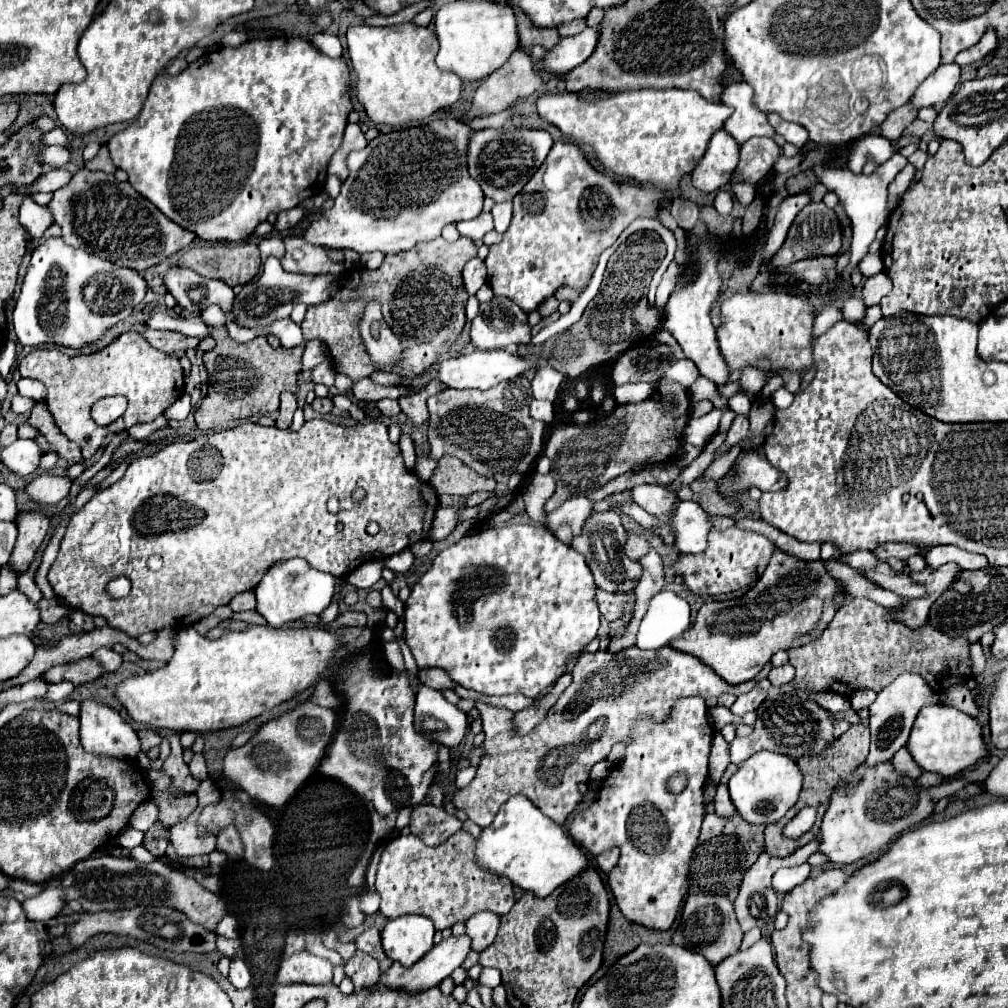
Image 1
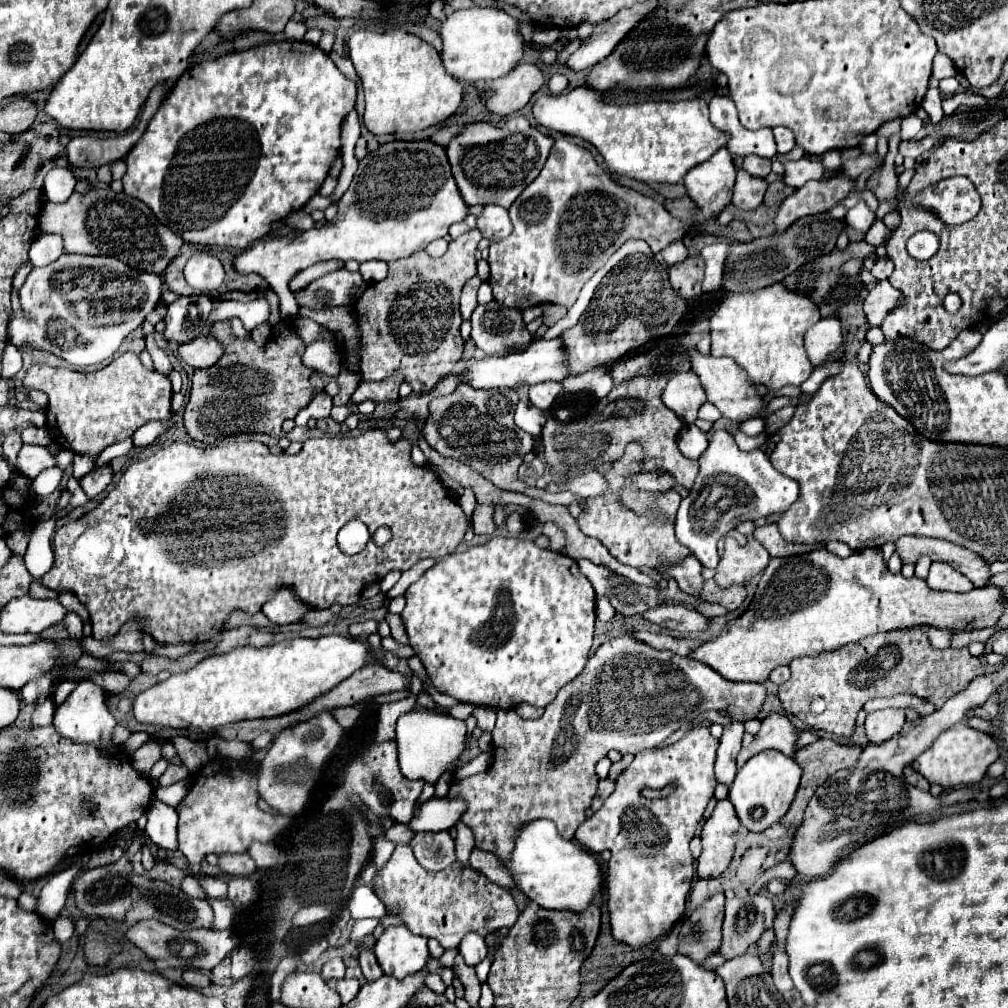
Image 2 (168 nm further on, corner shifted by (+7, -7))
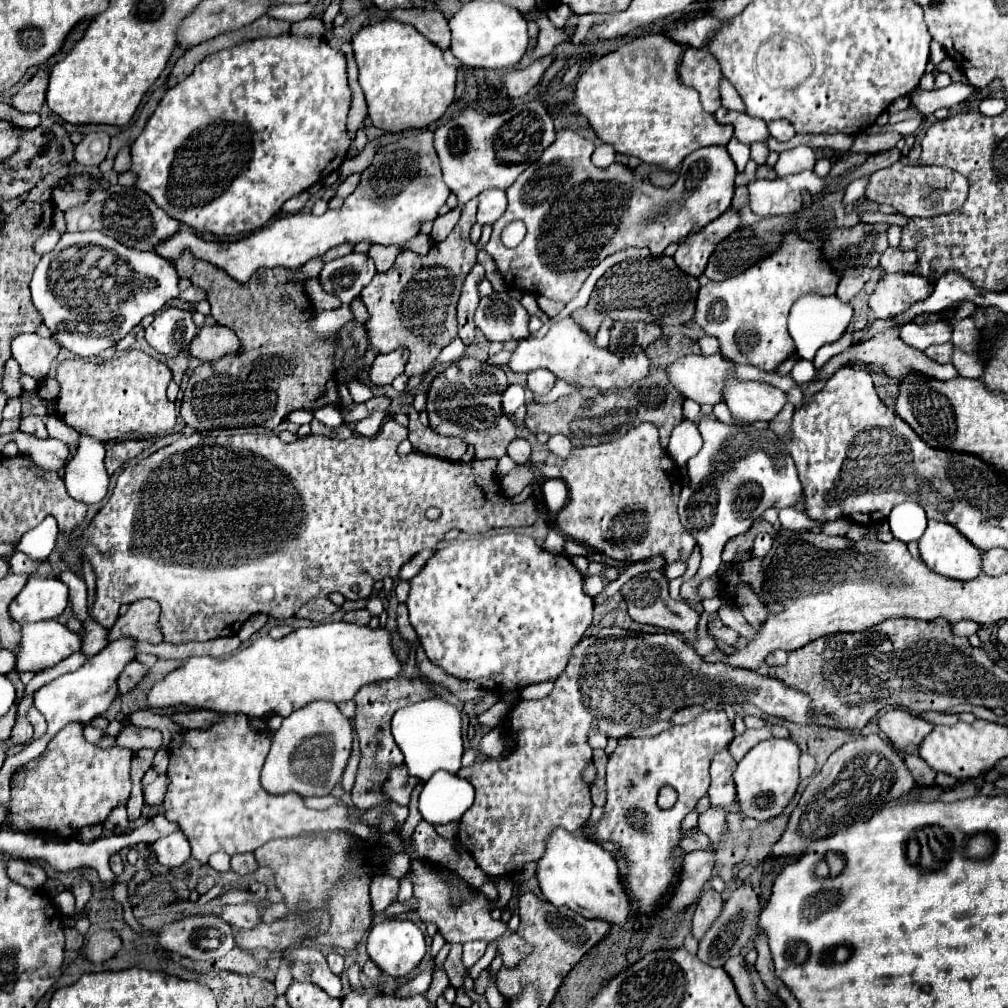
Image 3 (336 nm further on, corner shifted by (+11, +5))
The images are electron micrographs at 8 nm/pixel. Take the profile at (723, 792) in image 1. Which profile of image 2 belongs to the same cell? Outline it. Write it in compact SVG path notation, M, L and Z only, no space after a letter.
M729 799L717 801L711 817L705 821L701 831L703 851L697 859L699 877L717 877L721 875L731 857L733 857L733 839L731 835L741 827L735 809Z

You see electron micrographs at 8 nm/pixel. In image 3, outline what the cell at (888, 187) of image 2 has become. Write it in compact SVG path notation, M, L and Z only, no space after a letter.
M897 161L895 165L875 171L871 175L871 183L865 191L865 197L875 203L893 205L899 213L907 217L935 217L941 213L953 213L961 209L967 199L969 181L953 169L947 167L923 167L909 165L905 161Z

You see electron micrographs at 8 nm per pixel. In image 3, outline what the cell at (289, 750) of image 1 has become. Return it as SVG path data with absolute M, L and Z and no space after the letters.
M313 701L285 717L281 729L275 731L271 751L261 771L261 785L269 793L293 791L301 797L329 795L341 781L341 775L347 767L351 743L351 719L347 719L331 701Z

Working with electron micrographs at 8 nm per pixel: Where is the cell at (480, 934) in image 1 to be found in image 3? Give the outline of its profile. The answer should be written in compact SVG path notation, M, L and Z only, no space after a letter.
M469 941L463 945L463 965L465 969L471 969L485 953L487 943L485 941Z

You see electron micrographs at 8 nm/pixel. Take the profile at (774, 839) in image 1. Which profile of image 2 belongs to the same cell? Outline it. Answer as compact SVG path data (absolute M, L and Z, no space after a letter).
M819 739L819 741L811 743L811 745L807 745L807 747L803 747L803 749L799 749L799 751L795 753L793 759L795 759L797 765L803 769L803 777L801 777L801 785L799 785L797 795L795 795L795 801L793 801L793 805L789 807L789 811L785 813L787 833L793 833L793 837L795 837L797 829L799 829L799 825L801 825L801 821L803 821L803 813L805 813L805 809L807 809L807 803L809 803L809 799L813 797L817 785L825 783L831 773L837 773L839 769L851 767L851 765L859 759L861 751L863 751L861 745L841 745L841 743L837 743L837 741Z

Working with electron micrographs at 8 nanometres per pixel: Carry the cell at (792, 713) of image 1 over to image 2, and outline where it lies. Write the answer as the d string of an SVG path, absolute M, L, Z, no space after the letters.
M771 711L763 721L761 729L755 735L753 743L749 747L743 747L737 755L737 767L743 767L747 759L753 755L765 751L765 749L777 749L783 755L791 757L797 749L797 739L799 739L799 729L793 725L793 721L777 711Z

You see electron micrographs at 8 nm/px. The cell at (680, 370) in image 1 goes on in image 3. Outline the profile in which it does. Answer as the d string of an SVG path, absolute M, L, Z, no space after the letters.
M719 353L713 357L705 355L685 355L675 361L669 369L669 379L675 389L699 405L717 405L725 401L725 381L729 379L729 361Z

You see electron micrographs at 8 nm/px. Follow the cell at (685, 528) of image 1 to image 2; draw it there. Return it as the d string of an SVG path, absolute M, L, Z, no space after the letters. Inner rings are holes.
M717 431L707 451L699 457L701 471L695 479L695 485L681 501L677 519L675 519L675 537L681 545L685 545L691 555L695 555L703 567L715 567L719 563L717 541L725 537L735 525L743 519L767 517L773 513L785 511L799 495L799 487L793 479L779 473L767 459L761 449L741 451L735 439L727 431ZM729 493L729 495L721 495ZM719 495L719 497L711 497Z

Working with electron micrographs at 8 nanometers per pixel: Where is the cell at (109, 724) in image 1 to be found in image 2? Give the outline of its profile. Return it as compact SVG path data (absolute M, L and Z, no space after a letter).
M77 683L73 693L55 709L53 725L57 731L71 739L77 745L93 745L93 747L109 747L113 743L113 729L117 725L115 717L105 707L105 691L95 683Z

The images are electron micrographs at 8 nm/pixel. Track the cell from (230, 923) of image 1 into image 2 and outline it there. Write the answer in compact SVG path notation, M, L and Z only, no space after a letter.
M207 899L207 901L215 911L215 923L211 929L217 929L217 931L229 929L233 923L233 903L229 899Z

